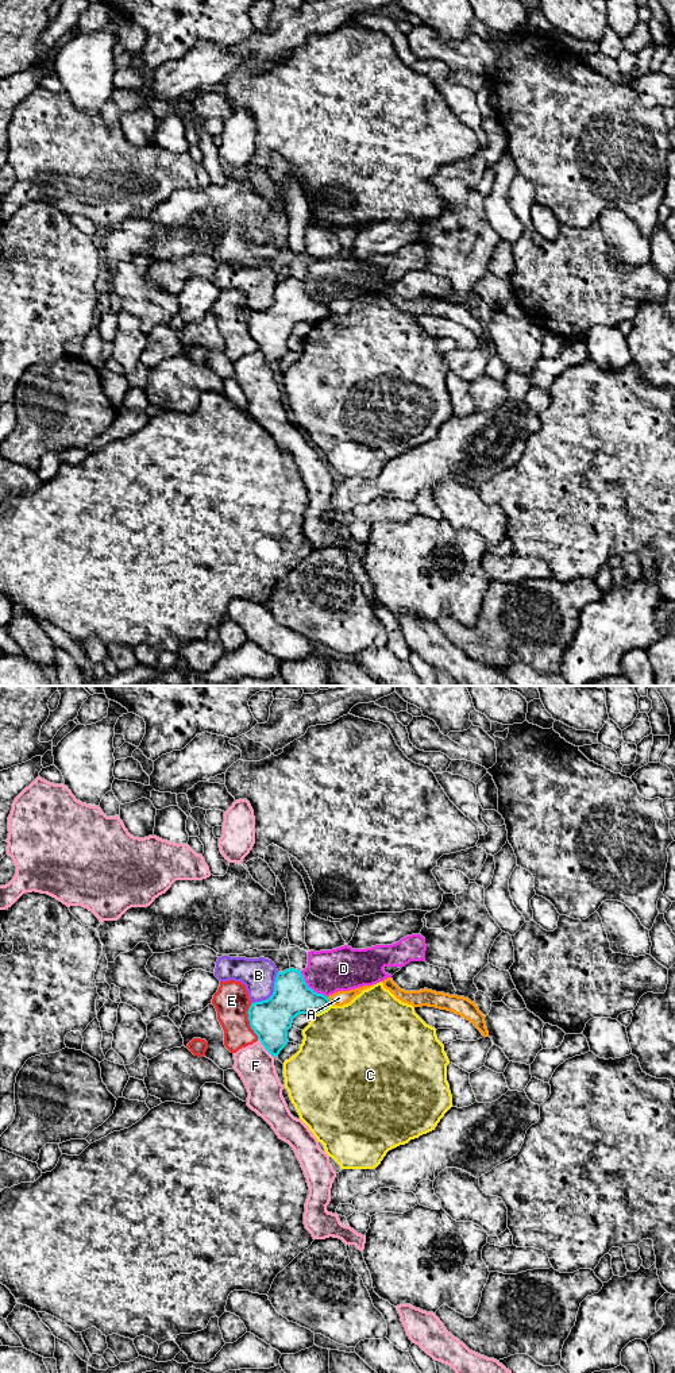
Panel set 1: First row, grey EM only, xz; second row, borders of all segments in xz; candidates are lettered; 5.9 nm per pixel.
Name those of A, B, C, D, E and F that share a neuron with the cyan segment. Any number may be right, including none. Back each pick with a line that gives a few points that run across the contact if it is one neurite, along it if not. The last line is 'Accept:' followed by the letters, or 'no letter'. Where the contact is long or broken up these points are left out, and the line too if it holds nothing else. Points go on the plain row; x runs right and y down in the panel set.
Accept: no letter

